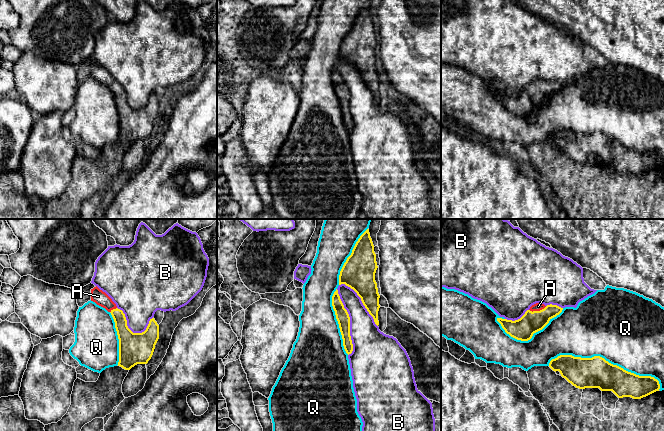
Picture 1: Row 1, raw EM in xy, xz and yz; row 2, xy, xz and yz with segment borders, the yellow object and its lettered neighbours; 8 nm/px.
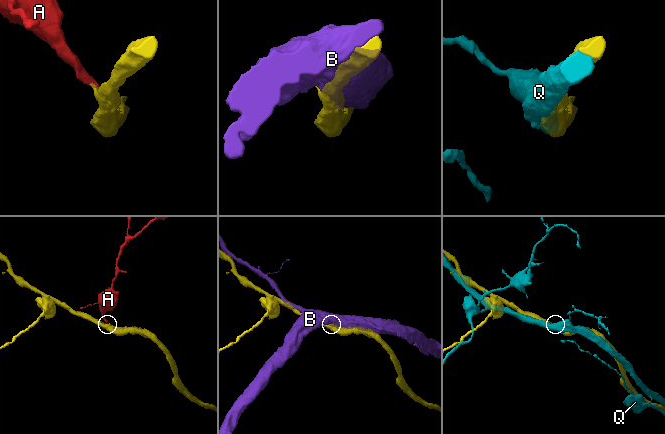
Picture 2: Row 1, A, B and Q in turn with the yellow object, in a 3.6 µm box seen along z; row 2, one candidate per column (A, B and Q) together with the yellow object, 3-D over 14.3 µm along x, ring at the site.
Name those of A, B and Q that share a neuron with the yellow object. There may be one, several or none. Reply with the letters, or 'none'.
A

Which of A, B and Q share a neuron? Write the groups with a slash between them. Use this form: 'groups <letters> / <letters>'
groups A / B / Q

